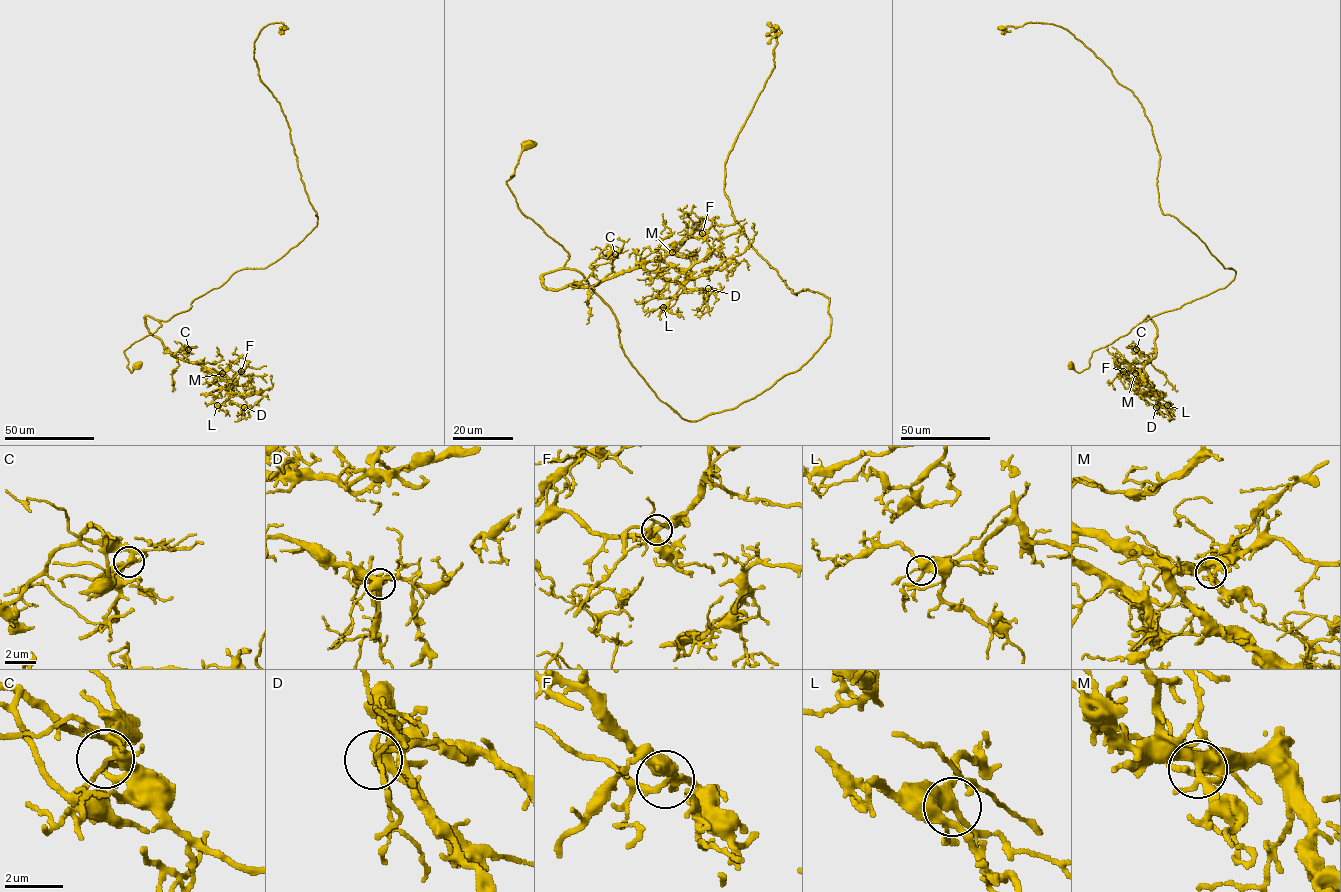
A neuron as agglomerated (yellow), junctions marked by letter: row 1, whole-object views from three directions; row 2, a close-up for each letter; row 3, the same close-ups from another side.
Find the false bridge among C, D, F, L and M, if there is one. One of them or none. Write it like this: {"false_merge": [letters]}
{"false_merge": ["C"]}

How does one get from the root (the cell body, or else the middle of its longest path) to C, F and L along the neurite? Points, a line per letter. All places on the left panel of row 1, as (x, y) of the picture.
C: (278, 260), (235, 272), (166, 321), (145, 317), (148, 330), (168, 352), (188, 349)
F: (278, 260), (235, 272), (166, 321), (145, 317), (148, 330), (174, 356), (218, 372), (241, 371)
L: (278, 260), (235, 272), (166, 321), (145, 317), (172, 354), (202, 365), (228, 392), (217, 405)

